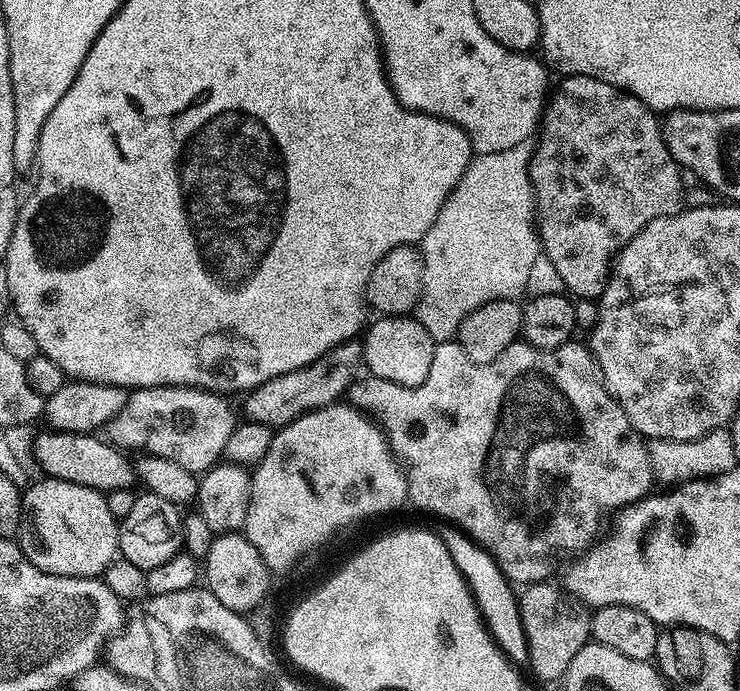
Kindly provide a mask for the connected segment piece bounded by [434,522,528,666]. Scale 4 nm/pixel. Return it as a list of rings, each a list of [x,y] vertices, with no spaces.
[[[440,522],[437,525],[434,528],[436,534],[447,550],[450,551],[454,564],[458,566],[459,572],[467,581],[480,615],[496,644],[501,648],[501,652],[513,665],[525,665],[528,661],[528,643],[526,642],[524,627],[521,624],[519,599],[511,581],[505,578],[492,556],[475,540],[465,535],[456,525],[448,522]]]

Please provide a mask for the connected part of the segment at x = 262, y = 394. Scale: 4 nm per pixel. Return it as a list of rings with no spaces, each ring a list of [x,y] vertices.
[[[359,339],[348,340],[310,366],[290,370],[286,374],[278,374],[278,378],[270,378],[270,382],[262,382],[262,386],[252,389],[243,397],[243,419],[249,424],[261,424],[279,430],[308,412],[337,403],[351,388],[357,375],[356,367],[361,367],[363,358],[363,343]]]

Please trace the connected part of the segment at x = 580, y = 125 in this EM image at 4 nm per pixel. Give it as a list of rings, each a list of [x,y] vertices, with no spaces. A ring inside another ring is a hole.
[[[565,76],[559,82],[561,84],[557,88],[555,85],[554,91],[549,95],[544,105],[544,114],[538,125],[538,139],[532,149],[532,161],[528,167],[532,192],[536,196],[536,230],[540,237],[542,254],[553,263],[555,270],[558,270],[561,285],[577,301],[596,302],[606,290],[608,278],[612,275],[612,265],[616,257],[620,255],[620,251],[654,218],[673,216],[684,211],[686,207],[684,180],[680,177],[682,175],[680,165],[676,163],[676,159],[672,157],[666,146],[662,124],[657,113],[653,109],[647,108],[638,97],[622,91],[621,88],[614,87],[610,82],[602,82],[598,78],[590,78],[589,76]]]

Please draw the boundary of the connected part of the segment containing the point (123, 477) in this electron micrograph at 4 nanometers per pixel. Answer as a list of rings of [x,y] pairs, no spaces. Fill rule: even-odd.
[[[44,430],[36,440],[36,460],[45,477],[74,482],[78,486],[95,488],[97,492],[105,494],[132,488],[137,483],[137,469],[133,461],[130,462],[127,458],[129,459],[121,449],[96,434]]]

